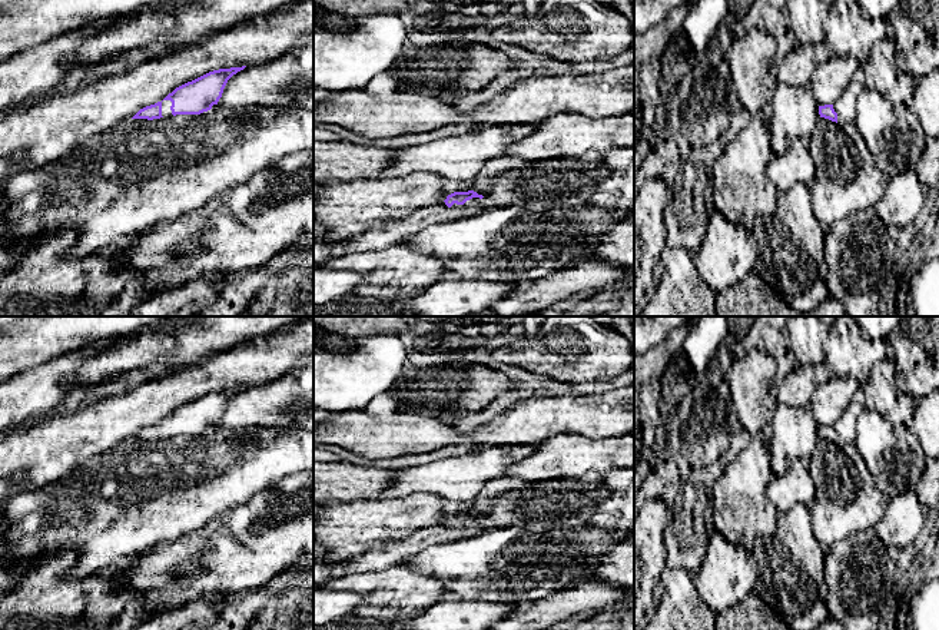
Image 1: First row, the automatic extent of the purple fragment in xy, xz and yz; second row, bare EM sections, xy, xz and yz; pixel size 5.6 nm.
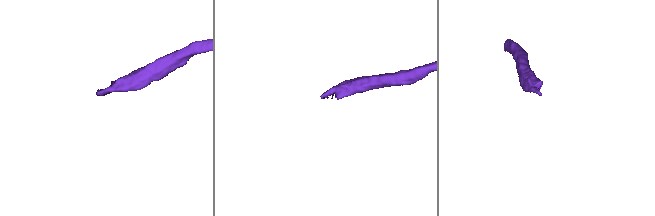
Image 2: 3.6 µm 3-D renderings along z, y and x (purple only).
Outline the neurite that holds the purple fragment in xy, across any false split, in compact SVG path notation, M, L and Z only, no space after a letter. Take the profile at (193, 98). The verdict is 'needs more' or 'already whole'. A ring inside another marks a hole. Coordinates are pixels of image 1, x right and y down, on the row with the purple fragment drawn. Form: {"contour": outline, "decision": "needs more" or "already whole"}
{"contour": "M245 67L209 72L176 87L162 102L140 109L132 119L153 120L172 115L200 115L208 112L213 105L218 105L228 80Z", "decision": "needs more"}

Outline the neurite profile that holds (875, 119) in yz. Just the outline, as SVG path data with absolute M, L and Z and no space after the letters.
M865 87L857 97L853 122L887 179L909 169L909 143L902 136L893 107L877 90Z

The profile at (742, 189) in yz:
M751 116L749 125L730 143L723 146L723 152L717 158L710 175L710 186L713 188L717 212L750 233L776 208L777 189L766 173L773 155L769 127L760 116Z

